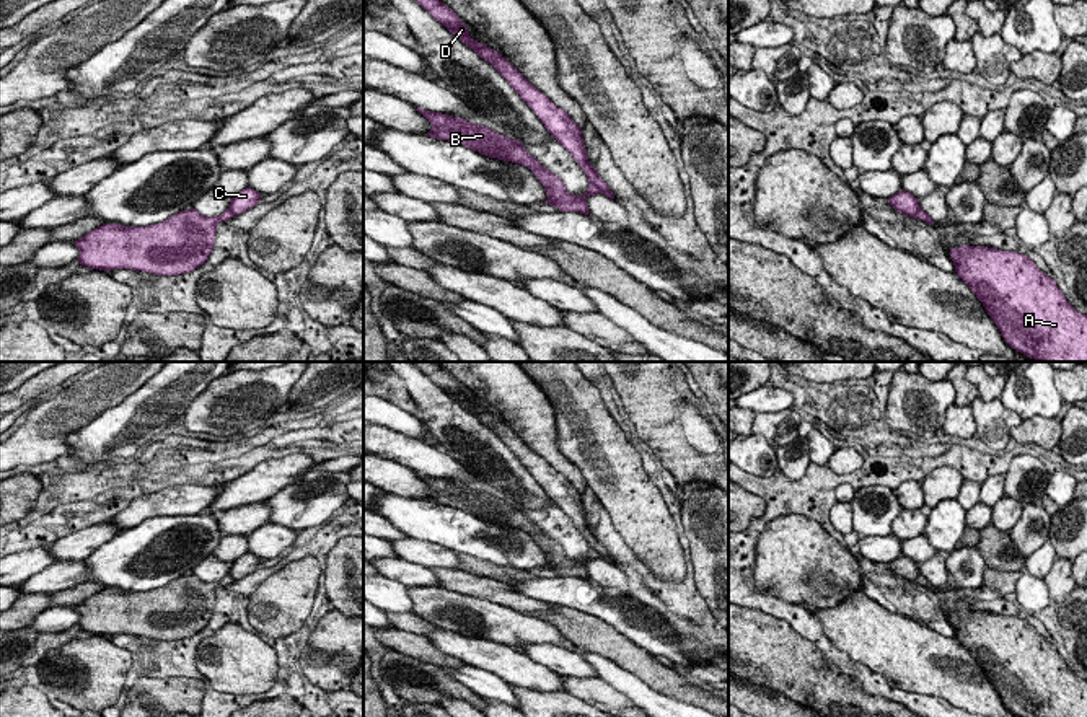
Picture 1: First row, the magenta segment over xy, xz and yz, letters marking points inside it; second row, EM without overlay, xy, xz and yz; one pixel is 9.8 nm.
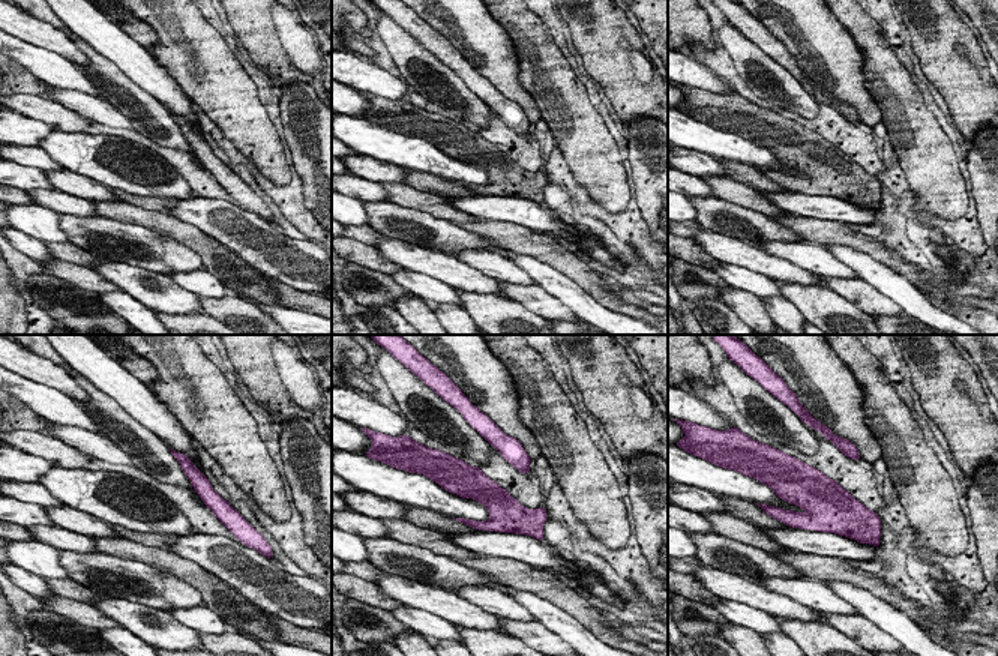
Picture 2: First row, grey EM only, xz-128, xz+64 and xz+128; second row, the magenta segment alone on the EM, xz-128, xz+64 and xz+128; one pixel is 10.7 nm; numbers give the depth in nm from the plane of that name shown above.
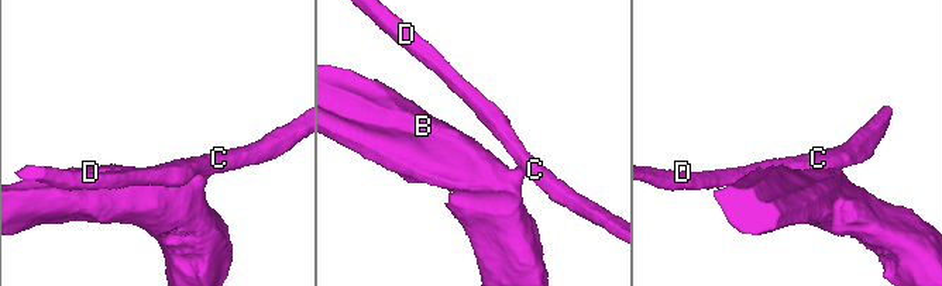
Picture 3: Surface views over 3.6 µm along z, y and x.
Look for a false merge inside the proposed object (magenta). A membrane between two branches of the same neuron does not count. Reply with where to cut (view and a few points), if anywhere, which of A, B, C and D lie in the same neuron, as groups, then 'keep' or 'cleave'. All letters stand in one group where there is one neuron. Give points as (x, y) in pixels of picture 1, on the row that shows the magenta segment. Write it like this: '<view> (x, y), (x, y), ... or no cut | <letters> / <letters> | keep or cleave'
xz (590, 183), (602, 191) | A B / C D | cleave

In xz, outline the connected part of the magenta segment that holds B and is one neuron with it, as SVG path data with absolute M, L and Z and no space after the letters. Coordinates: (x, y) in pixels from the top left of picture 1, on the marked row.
M417 106L416 111L427 117L433 125L429 132L425 132L425 135L437 140L460 143L491 158L499 158L530 168L544 186L546 196L549 197L546 202L541 202L541 205L549 204L561 212L580 212L590 215L587 197L601 192L596 186L590 184L583 196L569 194L564 187L564 183L546 166L543 166L535 156L531 156L523 148L521 142L504 137L484 125L471 124L461 117L425 111Z

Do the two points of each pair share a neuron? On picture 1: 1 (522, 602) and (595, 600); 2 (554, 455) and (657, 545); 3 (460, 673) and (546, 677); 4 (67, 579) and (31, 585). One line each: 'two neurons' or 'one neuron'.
1: two neurons
2: two neurons
3: two neurons
4: one neuron

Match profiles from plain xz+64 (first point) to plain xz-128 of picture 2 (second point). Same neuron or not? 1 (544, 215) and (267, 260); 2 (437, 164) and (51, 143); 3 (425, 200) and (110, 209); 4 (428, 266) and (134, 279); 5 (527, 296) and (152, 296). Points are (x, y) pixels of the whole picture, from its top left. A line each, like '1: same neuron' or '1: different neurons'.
1: same neuron
2: same neuron
3: same neuron
4: same neuron
5: different neurons

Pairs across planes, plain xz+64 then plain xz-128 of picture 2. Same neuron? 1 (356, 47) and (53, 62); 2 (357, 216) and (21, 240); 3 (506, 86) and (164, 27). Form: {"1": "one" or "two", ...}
{"1": "one", "2": "two", "3": "two"}

